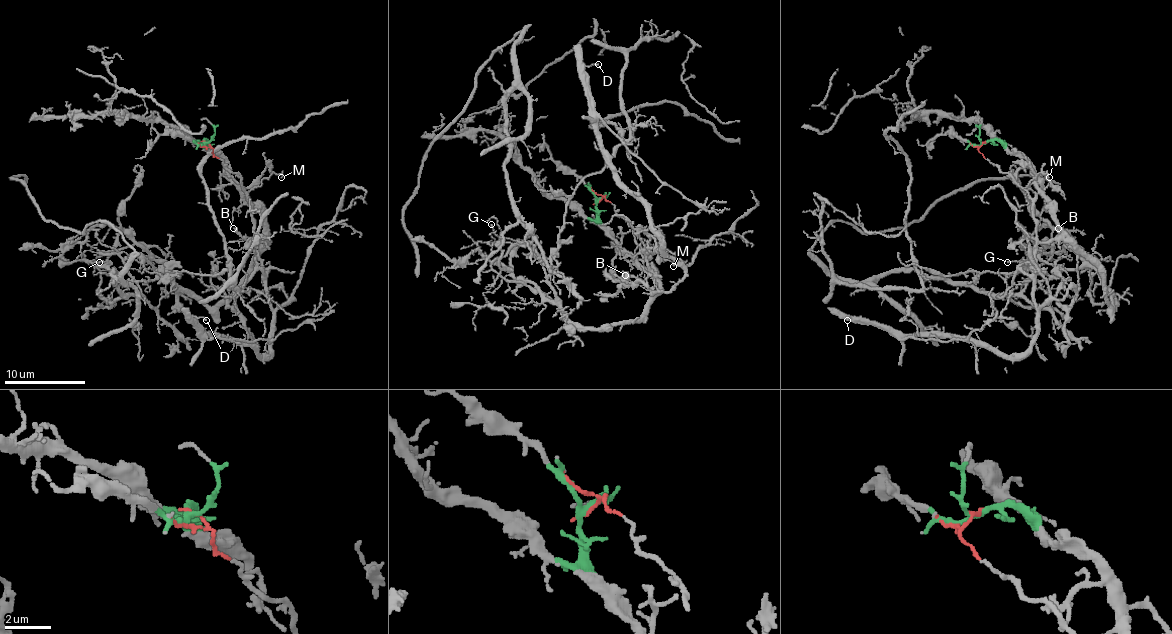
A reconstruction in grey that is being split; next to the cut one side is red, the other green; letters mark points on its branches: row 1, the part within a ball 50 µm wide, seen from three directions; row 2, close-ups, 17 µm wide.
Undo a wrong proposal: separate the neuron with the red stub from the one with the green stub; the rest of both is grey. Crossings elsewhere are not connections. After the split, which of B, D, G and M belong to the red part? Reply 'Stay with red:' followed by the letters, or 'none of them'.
Stay with red: D, M

